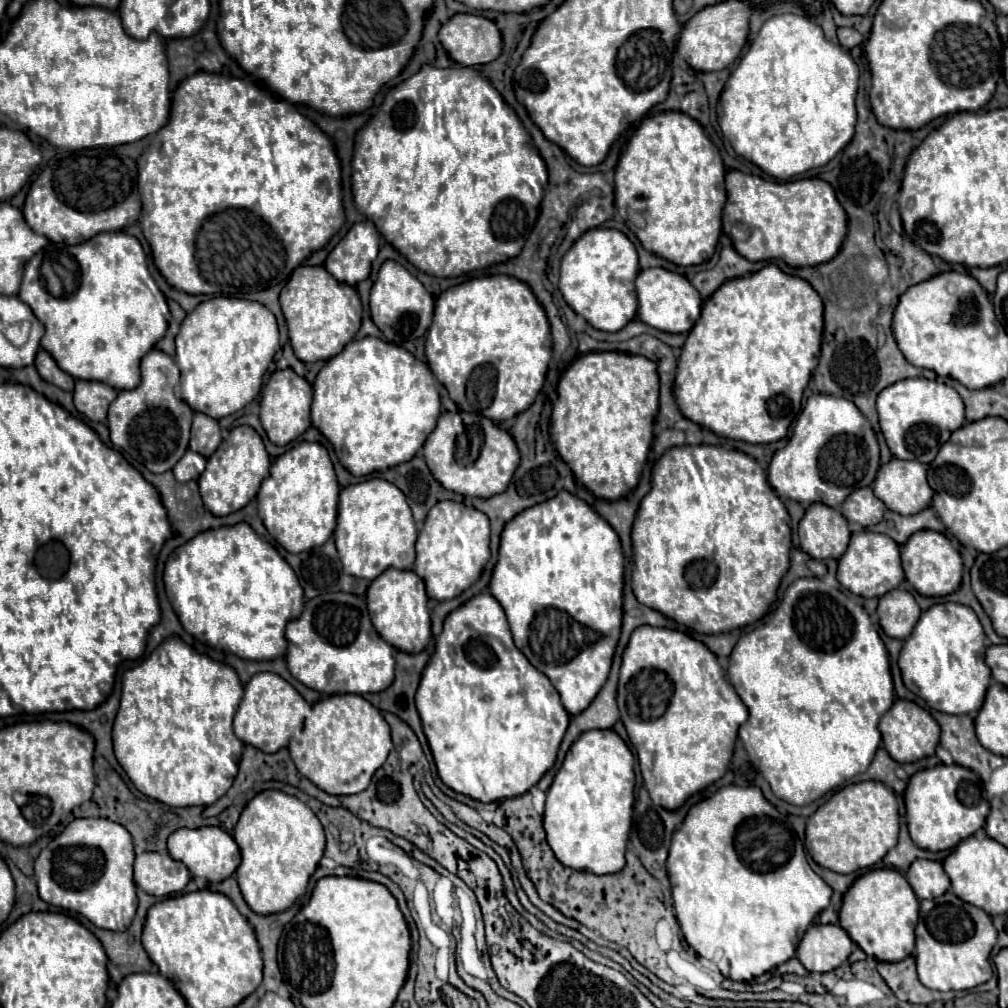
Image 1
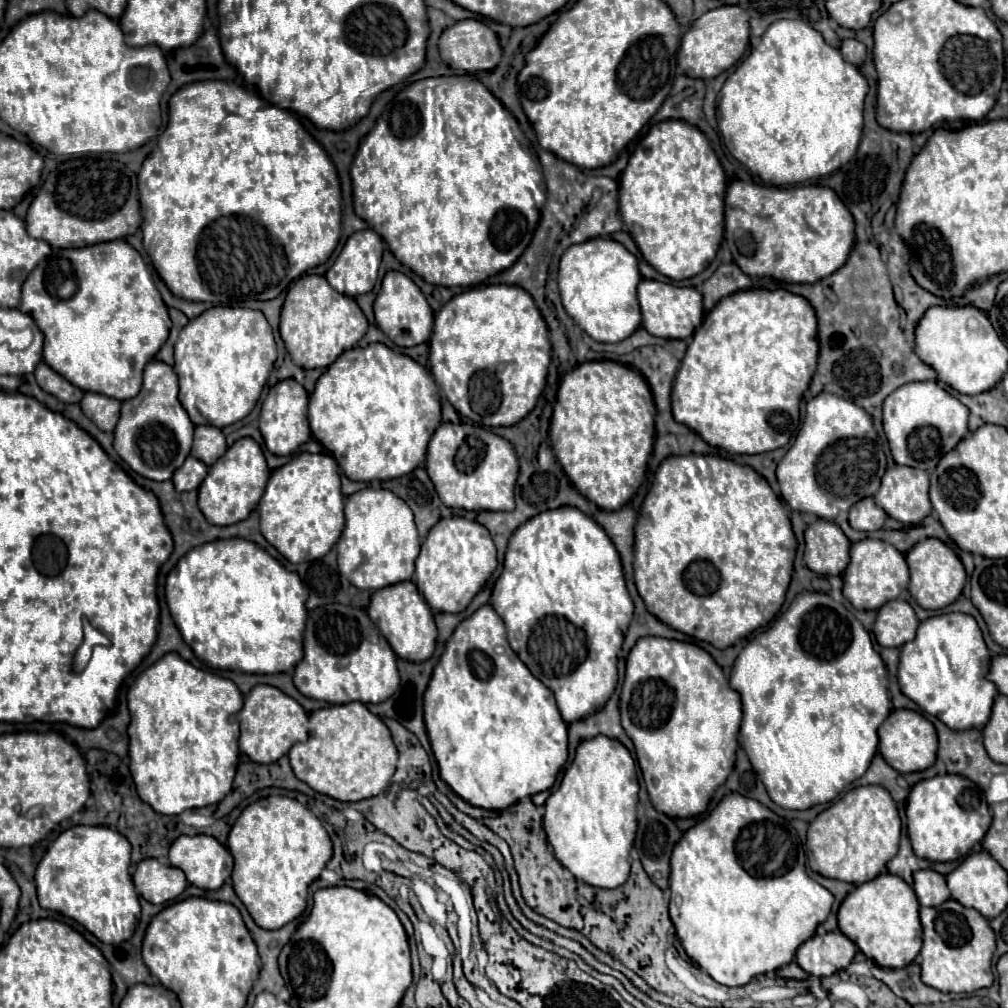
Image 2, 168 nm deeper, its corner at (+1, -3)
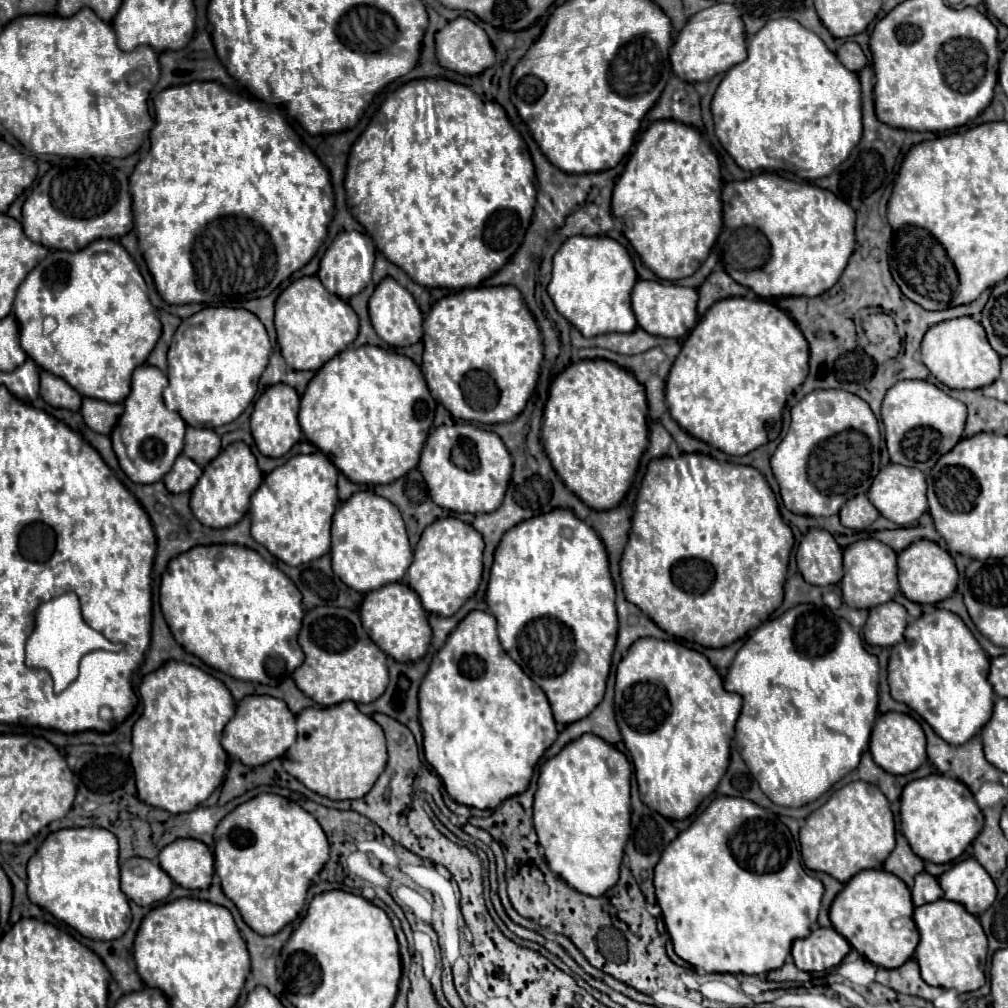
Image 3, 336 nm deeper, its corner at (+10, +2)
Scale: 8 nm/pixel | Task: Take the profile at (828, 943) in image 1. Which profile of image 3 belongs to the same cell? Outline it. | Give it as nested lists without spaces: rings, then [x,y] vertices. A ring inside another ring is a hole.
[[[816,928],[808,938],[792,944],[792,958],[800,970],[822,972],[838,966],[850,952],[850,944],[834,928]]]

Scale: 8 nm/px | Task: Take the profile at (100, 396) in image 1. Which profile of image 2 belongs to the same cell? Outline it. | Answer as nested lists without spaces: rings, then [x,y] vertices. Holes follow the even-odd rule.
[[[85,393],[83,401],[81,401],[81,409],[101,431],[111,433],[119,419],[121,401],[99,395],[99,393]]]

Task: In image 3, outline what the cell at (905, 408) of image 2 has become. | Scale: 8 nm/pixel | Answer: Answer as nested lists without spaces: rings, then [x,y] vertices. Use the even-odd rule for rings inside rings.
[[[900,380],[884,396],[882,422],[884,422],[884,438],[886,438],[890,460],[894,464],[904,464],[928,472],[936,464],[936,458],[952,450],[952,446],[956,446],[956,442],[962,438],[964,422],[966,422],[966,406],[926,380]]]

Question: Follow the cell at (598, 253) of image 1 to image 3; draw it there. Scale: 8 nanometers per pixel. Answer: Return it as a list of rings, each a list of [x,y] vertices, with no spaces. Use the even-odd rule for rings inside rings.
[[[572,236],[554,254],[548,294],[556,310],[584,336],[632,332],[636,316],[630,306],[630,290],[638,276],[626,248],[608,236]]]

